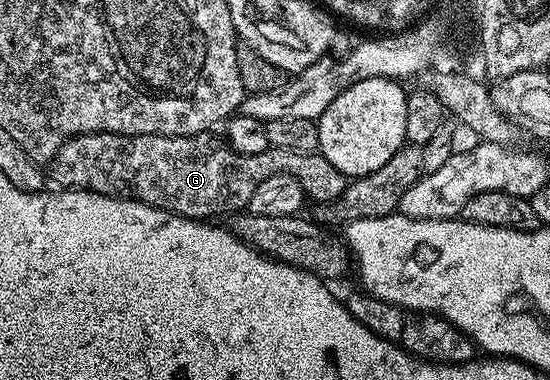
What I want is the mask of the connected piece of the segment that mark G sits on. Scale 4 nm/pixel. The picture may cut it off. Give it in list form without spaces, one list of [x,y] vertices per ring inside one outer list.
[[[83,133],[62,143],[50,163],[50,177],[65,189],[85,189],[98,195],[118,197],[121,201],[141,201],[193,219],[220,219],[216,217],[223,213],[235,215],[247,210],[250,195],[254,195],[258,183],[270,179],[270,175],[290,175],[298,179],[305,198],[312,203],[338,199],[348,186],[349,178],[318,151],[300,153],[296,149],[270,147],[258,155],[242,155],[219,136],[212,136],[216,135],[127,137],[117,133]]]

